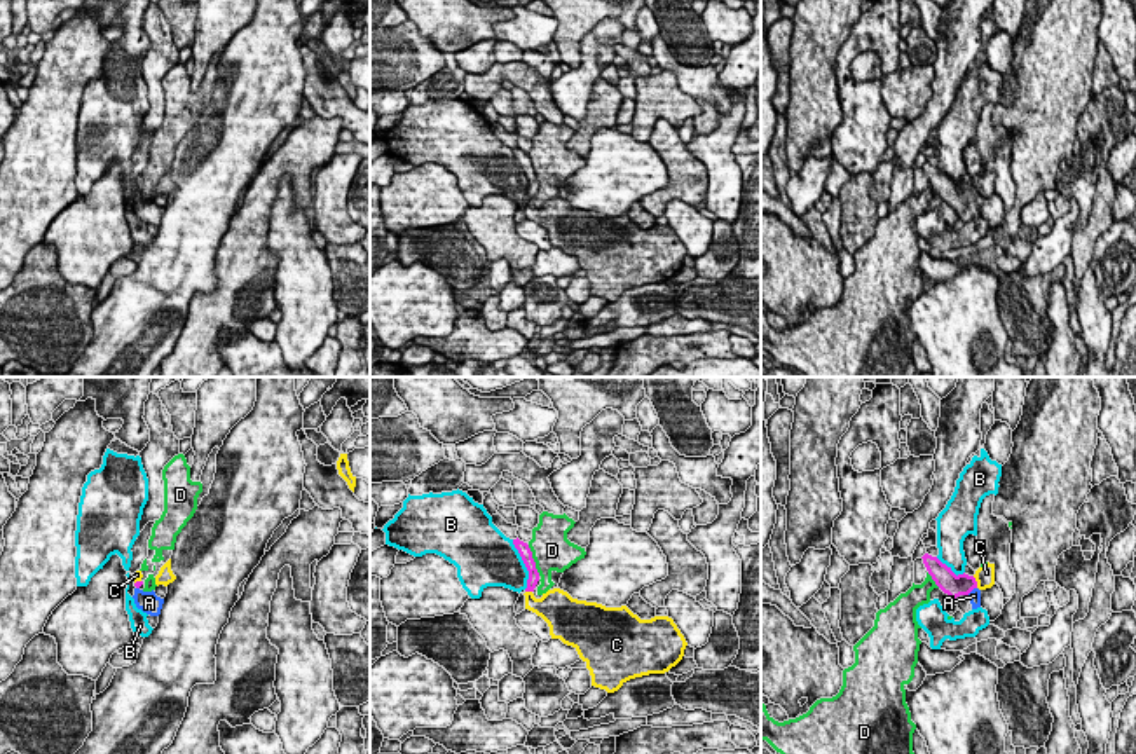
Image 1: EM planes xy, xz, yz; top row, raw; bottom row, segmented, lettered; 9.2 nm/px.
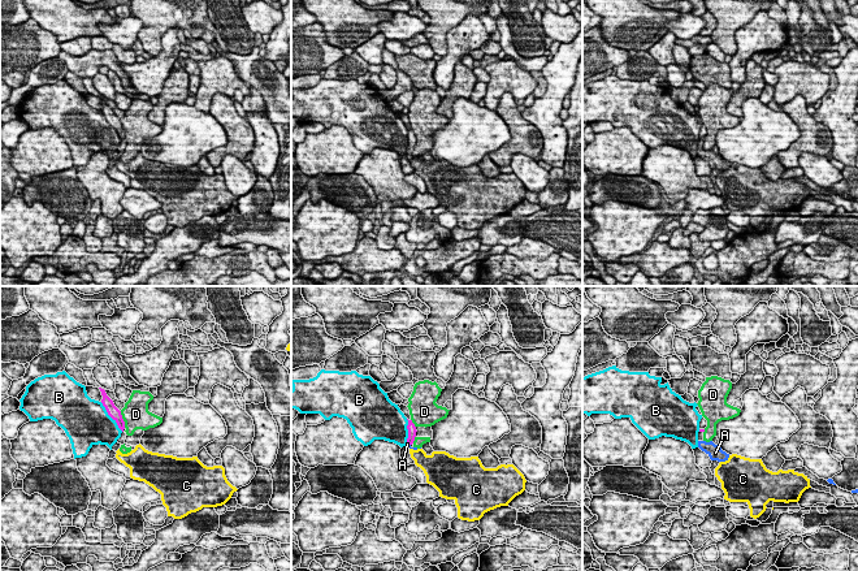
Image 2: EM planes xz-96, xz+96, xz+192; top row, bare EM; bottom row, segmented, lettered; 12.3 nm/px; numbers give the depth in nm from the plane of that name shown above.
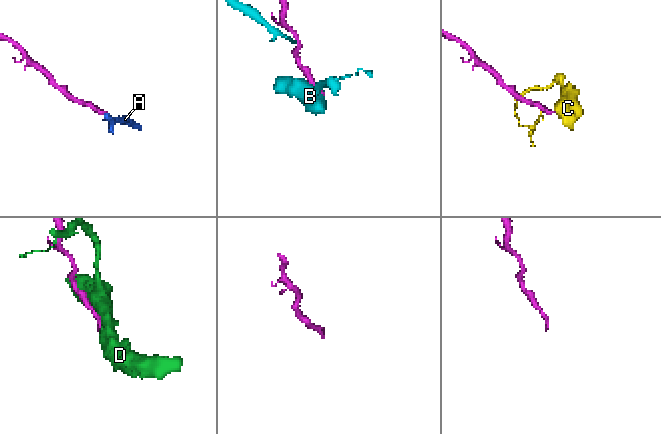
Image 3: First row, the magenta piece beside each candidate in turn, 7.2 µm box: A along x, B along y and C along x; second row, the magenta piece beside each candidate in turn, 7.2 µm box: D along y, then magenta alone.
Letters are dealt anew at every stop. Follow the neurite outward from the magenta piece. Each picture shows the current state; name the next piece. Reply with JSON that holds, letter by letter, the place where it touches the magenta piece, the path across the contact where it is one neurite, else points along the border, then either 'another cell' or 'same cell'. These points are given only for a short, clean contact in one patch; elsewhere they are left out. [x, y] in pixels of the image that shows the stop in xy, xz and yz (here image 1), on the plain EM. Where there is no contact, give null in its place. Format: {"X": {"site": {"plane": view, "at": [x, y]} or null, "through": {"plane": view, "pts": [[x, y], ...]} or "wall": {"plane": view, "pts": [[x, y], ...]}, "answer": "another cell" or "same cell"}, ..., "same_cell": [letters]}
{"A": {"site": {"plane": "yz", "at": [971, 199]}, "through": {"plane": "yz", "pts": [[946, 189], [971, 199], [974, 205]]}, "answer": "same cell"}, "B": {"site": {"plane": "xz", "at": [524, 171]}, "answer": "another cell"}, "C": {"site": {"plane": "yz", "at": [976, 191]}, "wall": {"plane": "yz", "pts": [[972, 185], [978, 196]]}, "answer": "another cell"}, "D": {"site": {"plane": "xz", "at": [533, 170]}, "answer": "another cell"}, "same_cell": ["A"]}

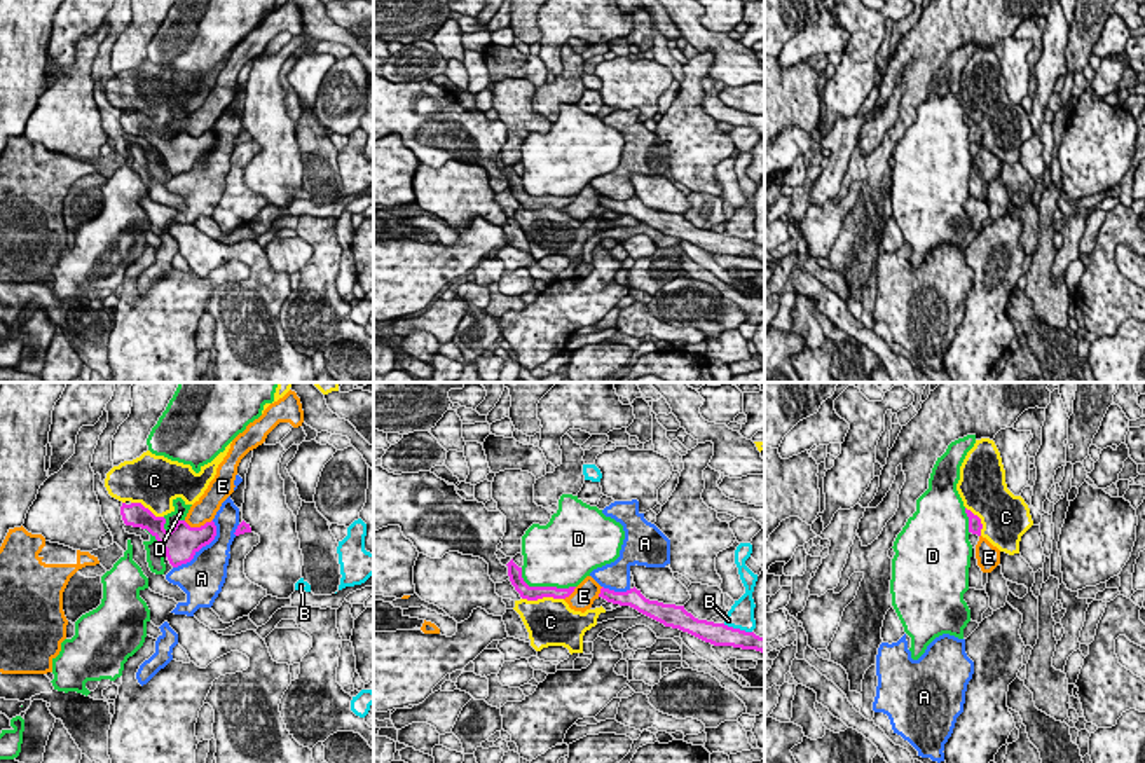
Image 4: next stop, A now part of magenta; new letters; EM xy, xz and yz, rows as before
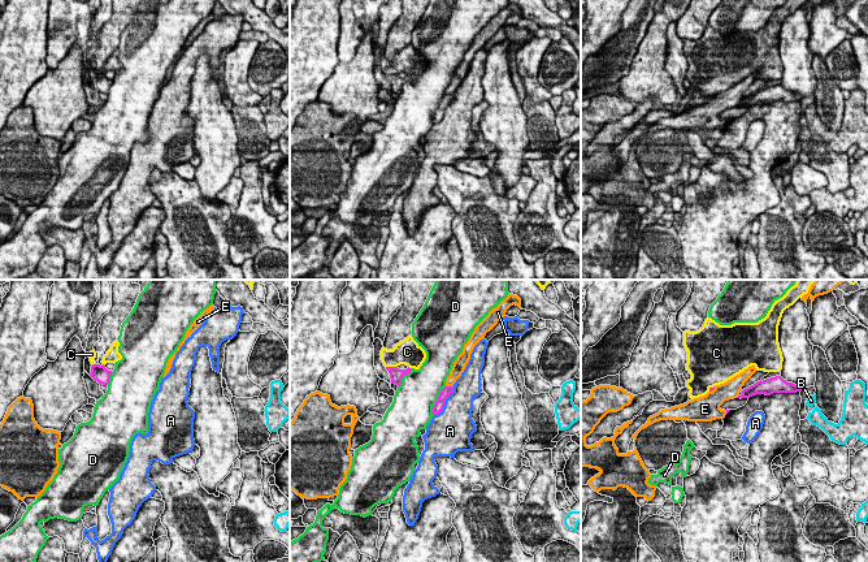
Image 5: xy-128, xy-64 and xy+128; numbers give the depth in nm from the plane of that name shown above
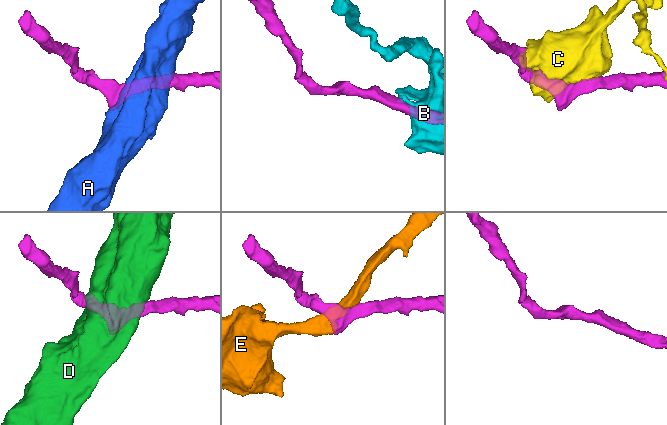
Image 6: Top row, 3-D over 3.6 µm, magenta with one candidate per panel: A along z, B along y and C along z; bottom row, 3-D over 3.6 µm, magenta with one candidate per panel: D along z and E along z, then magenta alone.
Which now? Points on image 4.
{"A": {"site": {"plane": "xy", "at": [201, 156]}, "answer": "another cell"}, "B": {"site": {"plane": "xz", "at": [737, 238]}, "answer": "another cell"}, "C": {"site": {"plane": "xz", "at": [543, 205]}, "answer": "another cell"}, "D": {"site": {"plane": "xz", "at": [543, 196]}, "answer": "another cell"}, "E": {"site": {"plane": "xy", "at": [198, 137]}, "answer": "another cell"}, "same_cell": []}

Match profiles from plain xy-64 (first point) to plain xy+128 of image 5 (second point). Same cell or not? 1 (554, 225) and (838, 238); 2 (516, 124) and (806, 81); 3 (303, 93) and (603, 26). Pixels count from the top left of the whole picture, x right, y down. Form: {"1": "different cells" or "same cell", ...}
{"1": "same cell", "2": "same cell", "3": "same cell"}

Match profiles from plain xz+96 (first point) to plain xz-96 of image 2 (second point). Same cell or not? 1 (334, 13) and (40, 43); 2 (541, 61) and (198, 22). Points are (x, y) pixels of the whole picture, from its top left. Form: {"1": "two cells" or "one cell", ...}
{"1": "two cells", "2": "two cells"}

